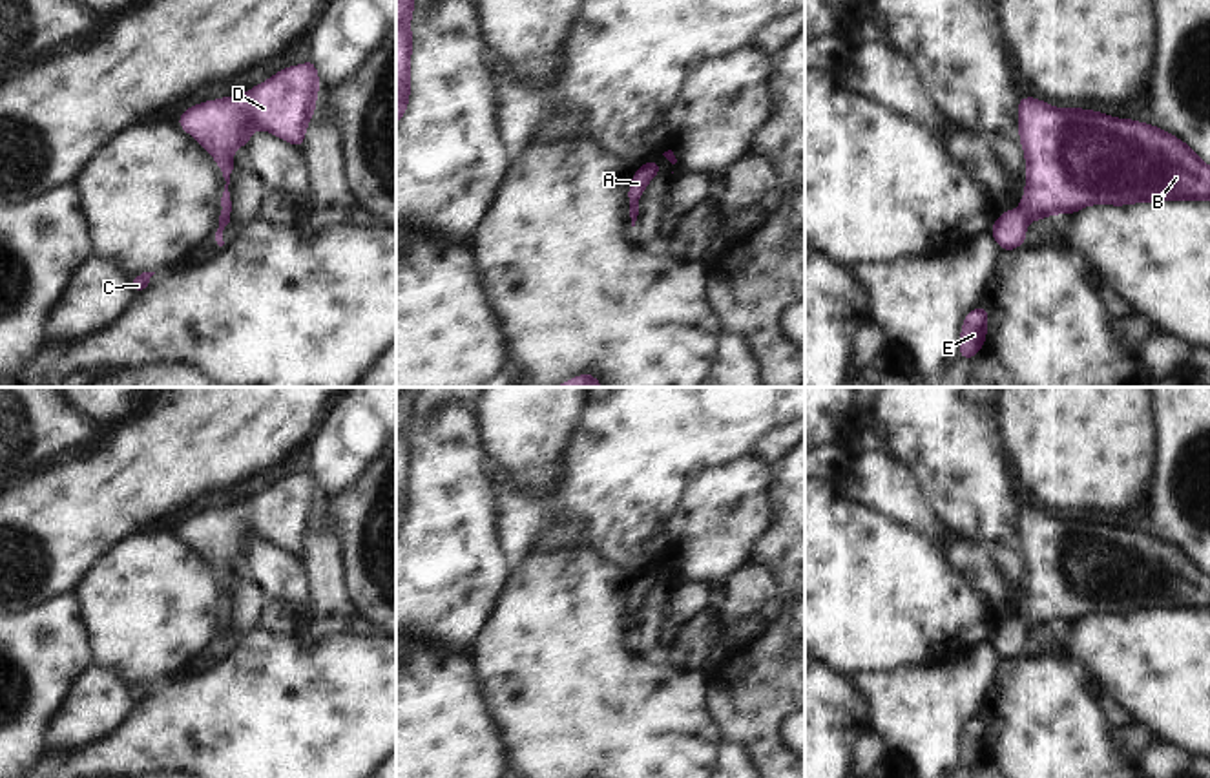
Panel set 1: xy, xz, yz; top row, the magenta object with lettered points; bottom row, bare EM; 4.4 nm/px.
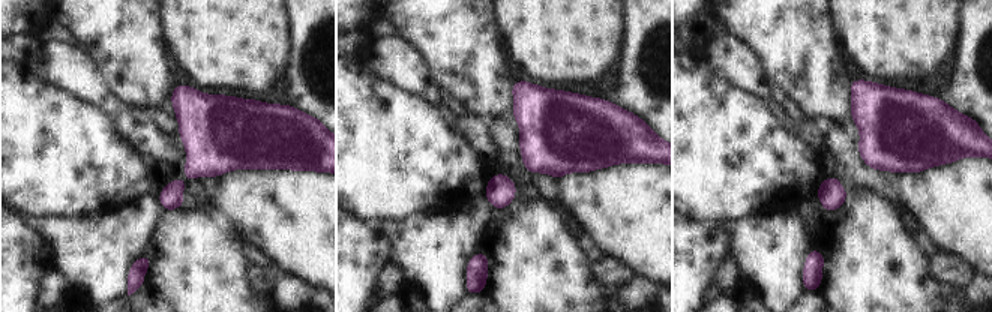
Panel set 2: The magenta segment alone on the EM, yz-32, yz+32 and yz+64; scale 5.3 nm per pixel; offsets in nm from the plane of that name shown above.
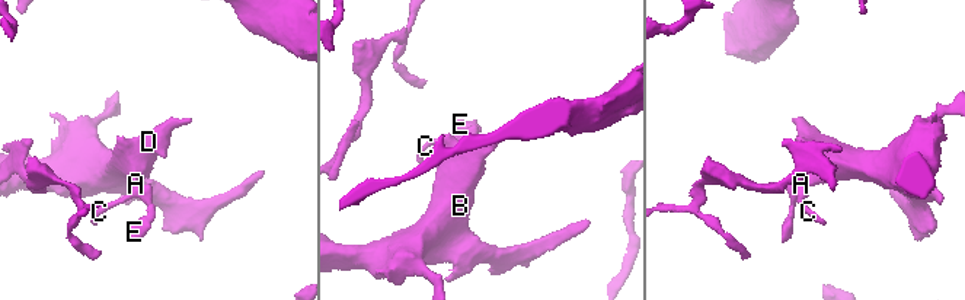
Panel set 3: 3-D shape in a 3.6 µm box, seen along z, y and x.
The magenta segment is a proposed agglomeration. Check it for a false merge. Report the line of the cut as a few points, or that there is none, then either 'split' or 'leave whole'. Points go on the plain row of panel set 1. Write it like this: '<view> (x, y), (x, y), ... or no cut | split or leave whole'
no cut | leave whole

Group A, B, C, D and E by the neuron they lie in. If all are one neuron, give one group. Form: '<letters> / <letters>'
A B C D E

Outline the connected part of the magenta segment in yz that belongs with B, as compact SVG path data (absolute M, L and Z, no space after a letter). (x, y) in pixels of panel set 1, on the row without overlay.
M1022 506L1017 537L1026 562L1026 601L1022 615L1002 621L989 639L1000 659L1022 656L1031 628L1071 625L1090 614L1210 610L1210 575L1186 552L1153 533L1086 517L1060 519L1037 506Z

